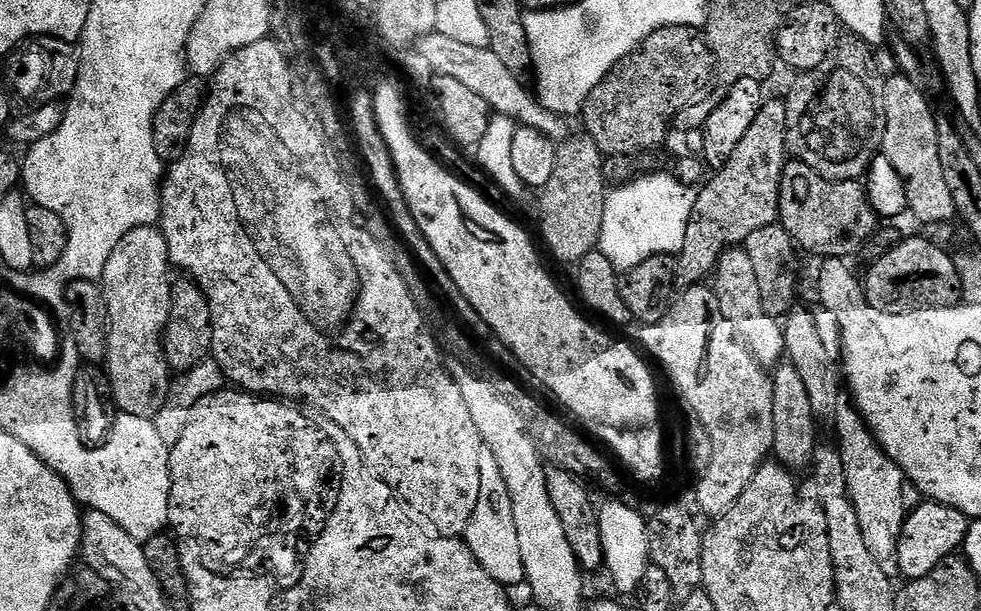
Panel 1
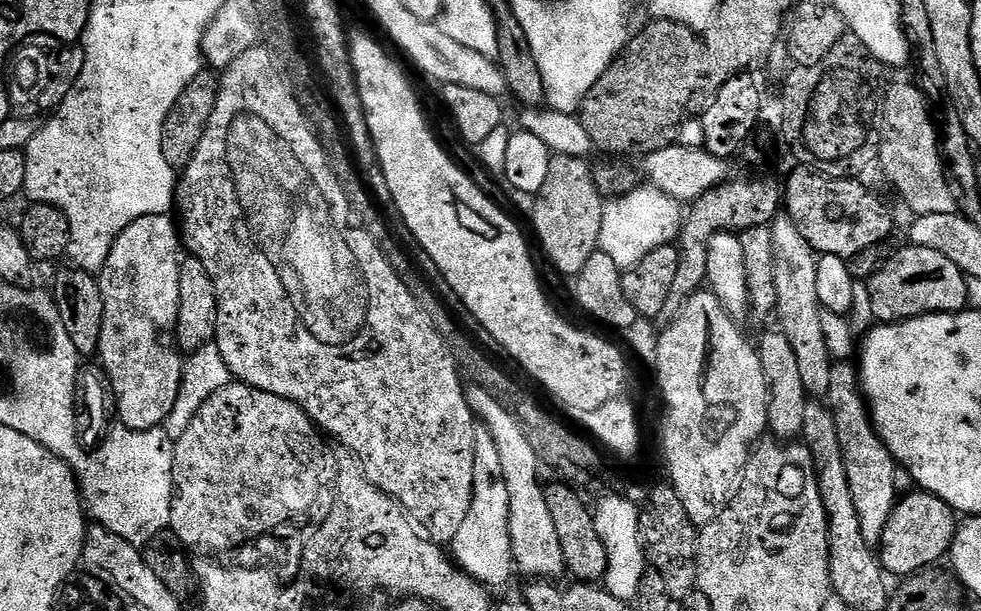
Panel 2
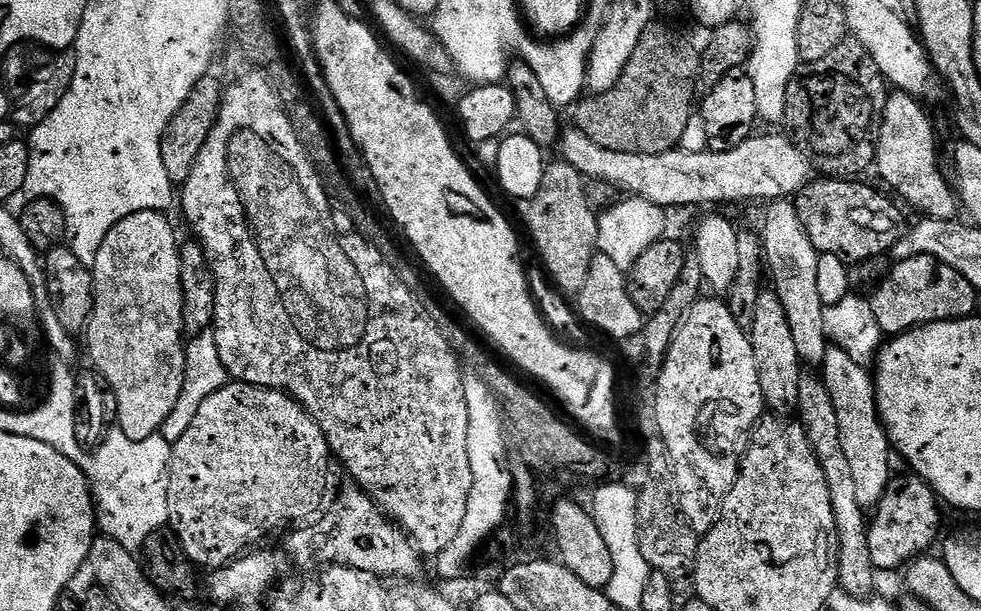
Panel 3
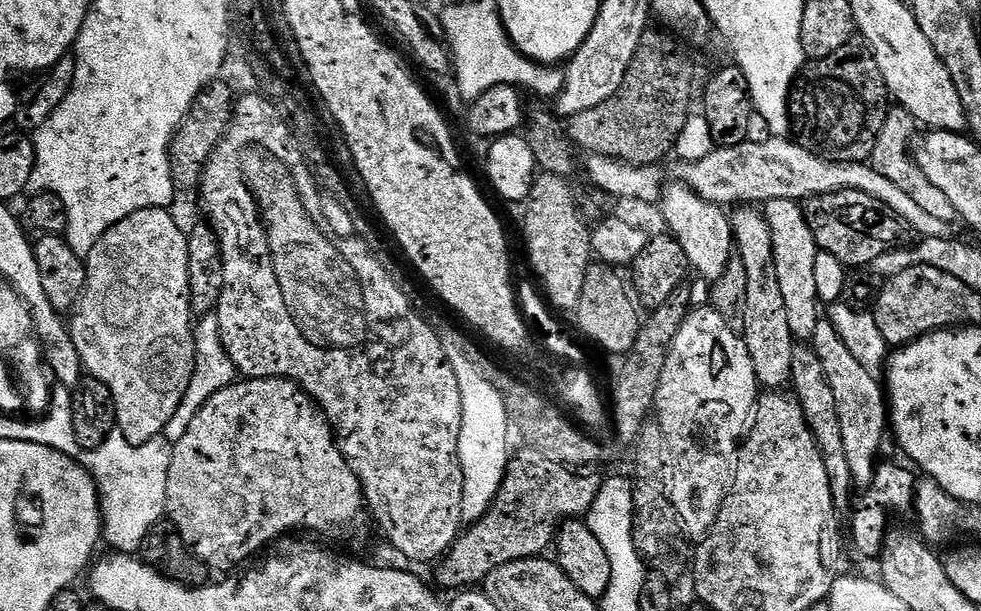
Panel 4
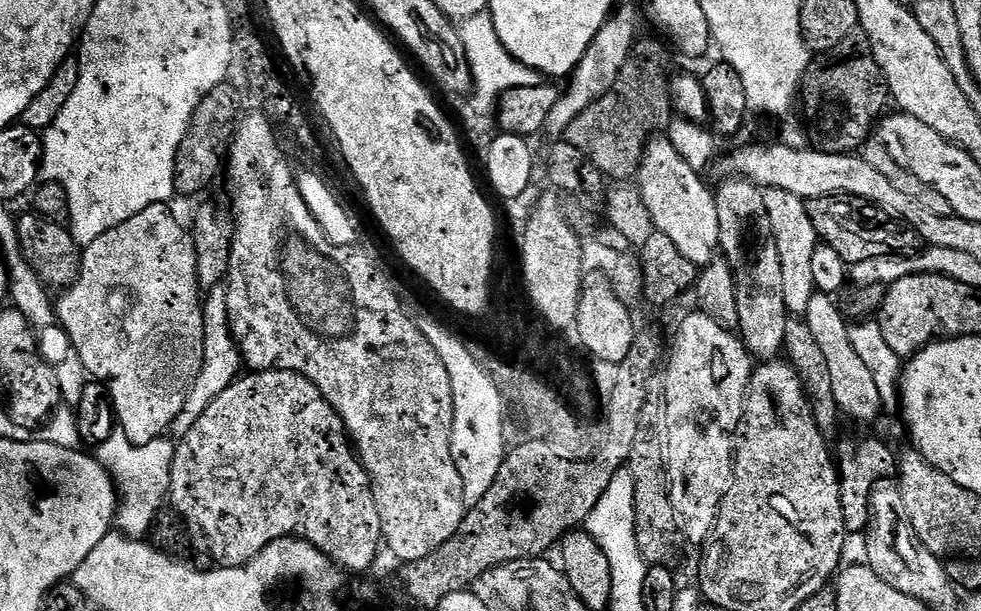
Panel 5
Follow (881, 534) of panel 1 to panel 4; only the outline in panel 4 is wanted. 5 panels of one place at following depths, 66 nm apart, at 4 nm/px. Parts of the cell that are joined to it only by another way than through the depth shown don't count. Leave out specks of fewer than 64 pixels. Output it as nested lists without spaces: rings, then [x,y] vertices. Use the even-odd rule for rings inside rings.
[[[820,319],[810,343],[826,370],[826,378],[830,381],[834,393],[834,403],[842,425],[842,443],[846,450],[846,462],[850,466],[852,483],[856,486],[860,484],[867,486],[872,483],[878,461],[881,459],[879,456],[880,447],[884,444],[884,432],[886,436],[890,428],[885,385],[855,360],[854,354],[850,354],[846,342],[842,342],[838,330],[834,330],[828,319]]]

